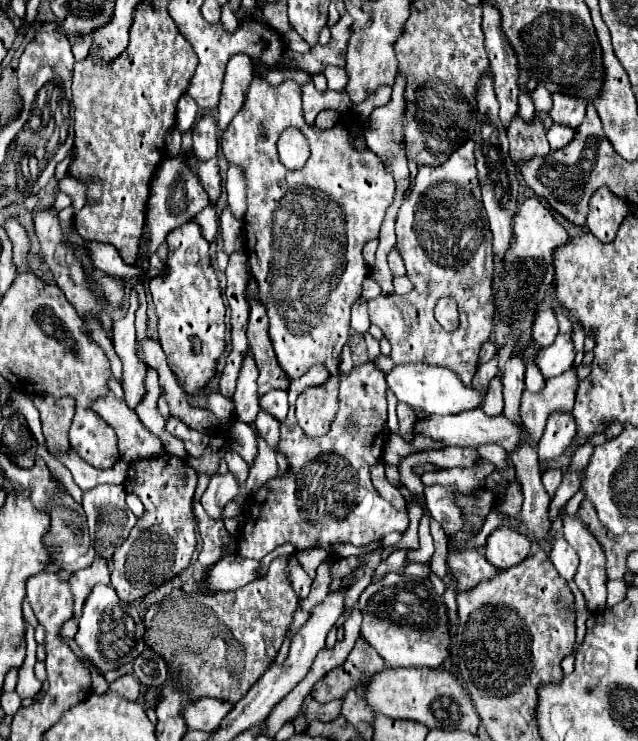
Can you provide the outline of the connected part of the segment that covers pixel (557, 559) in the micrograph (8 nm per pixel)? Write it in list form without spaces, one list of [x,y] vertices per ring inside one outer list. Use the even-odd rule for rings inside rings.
[[[564,538],[554,540],[550,560],[564,580],[574,580],[574,574],[578,568],[578,556],[576,556],[576,550],[566,544]]]

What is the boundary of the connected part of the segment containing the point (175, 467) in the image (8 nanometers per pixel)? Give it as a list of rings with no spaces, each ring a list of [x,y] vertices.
[[[162,454],[150,460],[132,462],[124,488],[134,492],[144,504],[144,514],[138,518],[128,540],[112,554],[112,588],[124,602],[144,598],[164,582],[188,568],[196,550],[196,518],[192,498],[196,490],[196,472],[180,458]]]

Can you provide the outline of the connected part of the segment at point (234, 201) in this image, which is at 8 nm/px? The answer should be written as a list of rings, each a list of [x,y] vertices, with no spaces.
[[[230,166],[226,174],[226,192],[232,214],[242,220],[246,214],[246,184],[242,178],[242,170],[238,166]]]

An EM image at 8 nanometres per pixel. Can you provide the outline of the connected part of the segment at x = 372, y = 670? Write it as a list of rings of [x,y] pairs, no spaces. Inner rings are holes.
[[[358,640],[346,662],[330,670],[322,680],[312,686],[312,698],[320,704],[334,698],[342,698],[350,688],[354,688],[362,678],[372,676],[384,668],[384,660],[364,642]]]

